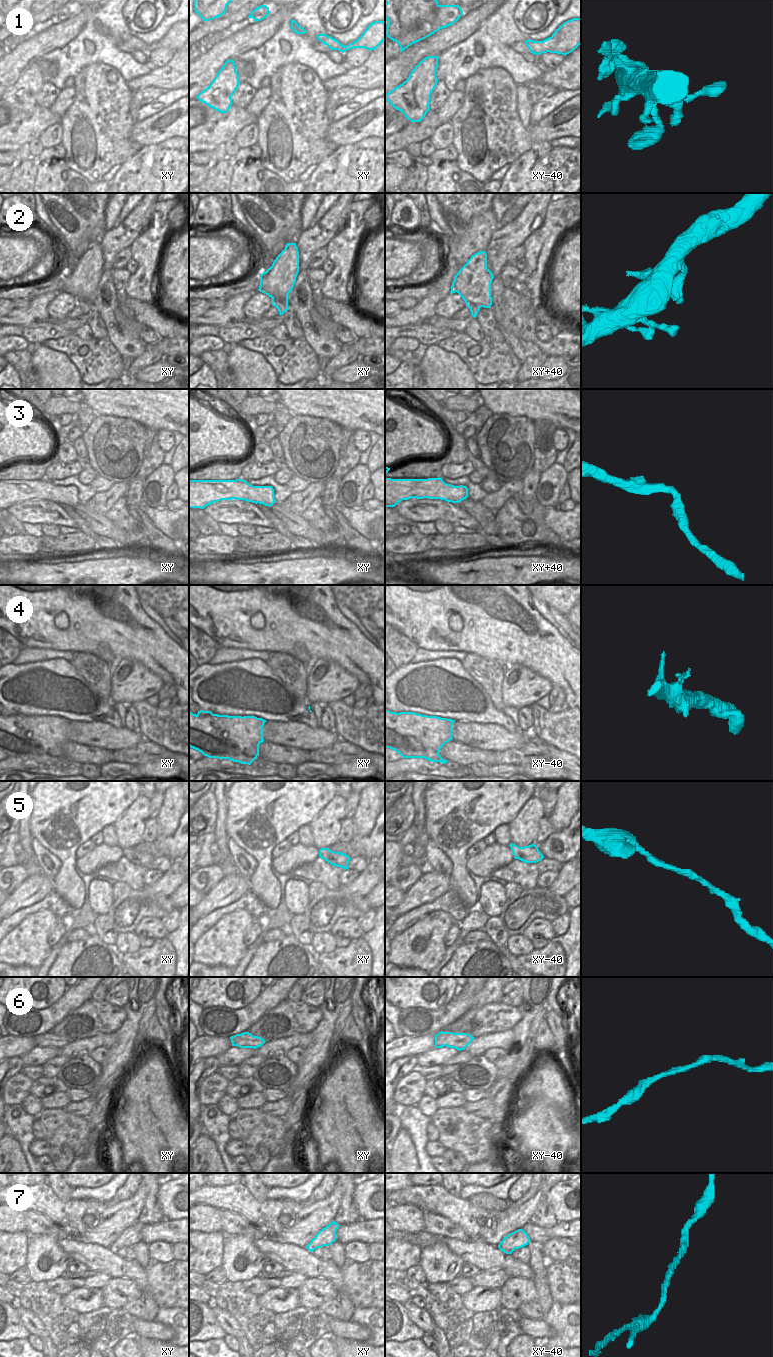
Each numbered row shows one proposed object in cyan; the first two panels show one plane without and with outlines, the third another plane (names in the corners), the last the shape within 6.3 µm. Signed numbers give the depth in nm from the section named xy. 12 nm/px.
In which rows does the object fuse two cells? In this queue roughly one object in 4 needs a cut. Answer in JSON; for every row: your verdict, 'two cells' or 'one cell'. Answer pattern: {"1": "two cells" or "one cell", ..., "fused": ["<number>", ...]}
{"1": "one cell", "2": "one cell", "3": "one cell", "4": "one cell", "5": "one cell", "6": "one cell", "7": "one cell", "fused": []}

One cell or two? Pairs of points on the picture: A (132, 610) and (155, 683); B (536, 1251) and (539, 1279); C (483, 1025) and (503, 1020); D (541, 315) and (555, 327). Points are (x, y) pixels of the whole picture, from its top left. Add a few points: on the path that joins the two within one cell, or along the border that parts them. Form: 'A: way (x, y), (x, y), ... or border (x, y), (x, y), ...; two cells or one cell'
A: border (132, 659), (146, 666), (163, 682); two cells
B: way (536, 1258), (539, 1272); one cell
C: way (488, 1020), (498, 1020); one cell
D: way (544, 317), (552, 324); one cell

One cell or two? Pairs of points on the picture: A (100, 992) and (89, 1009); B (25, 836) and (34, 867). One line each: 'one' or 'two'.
A: two
B: one

